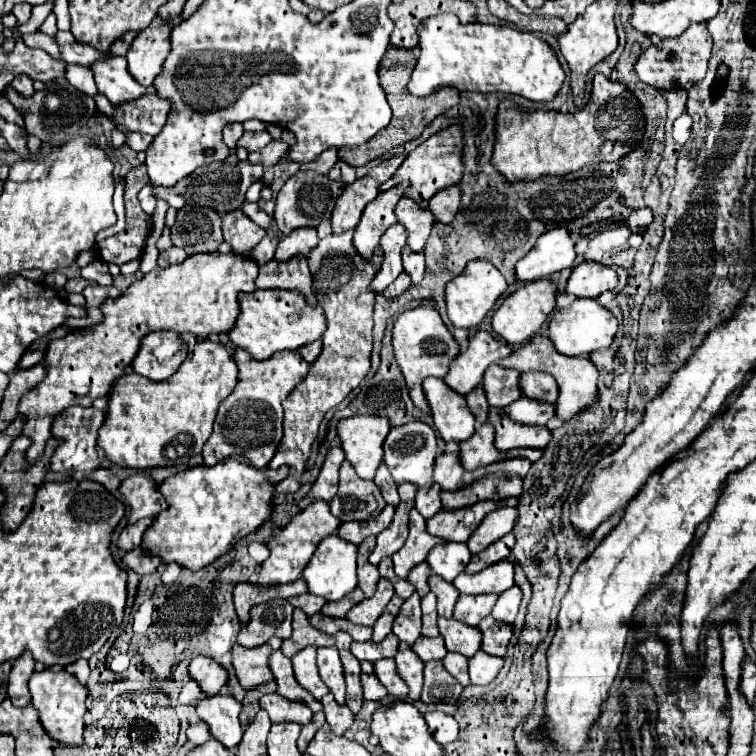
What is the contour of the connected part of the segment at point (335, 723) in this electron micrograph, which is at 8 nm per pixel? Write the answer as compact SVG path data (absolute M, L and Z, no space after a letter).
M330 693L322 697L322 705L324 705L326 721L328 721L328 725L332 727L334 735L344 735L346 729L348 729L348 727L352 725L352 721L354 721L354 713L352 713L346 705L338 705Z

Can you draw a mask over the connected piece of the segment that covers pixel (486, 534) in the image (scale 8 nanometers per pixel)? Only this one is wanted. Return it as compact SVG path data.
M502 507L498 511L492 511L486 519L482 519L478 531L474 531L474 535L468 539L470 551L480 553L500 537L508 535L514 529L516 519L518 511L514 507Z

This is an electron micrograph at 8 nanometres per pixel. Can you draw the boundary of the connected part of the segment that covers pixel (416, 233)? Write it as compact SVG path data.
M404 197L396 207L396 215L398 215L398 221L406 227L408 245L412 247L412 251L422 251L432 231L432 225L436 223L432 211Z

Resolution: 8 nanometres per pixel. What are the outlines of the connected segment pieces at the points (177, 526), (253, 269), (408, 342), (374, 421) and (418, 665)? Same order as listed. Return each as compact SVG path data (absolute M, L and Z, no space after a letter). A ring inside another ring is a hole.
M230 457L212 467L198 465L198 467L192 467L192 469L186 469L182 473L168 477L158 489L166 497L170 507L162 511L154 519L154 523L146 529L146 535L142 539L144 551L148 551L150 555L162 557L166 563L178 563L192 571L208 567L220 555L228 553L238 539L242 539L248 533L258 531L264 523L272 519L272 495L274 495L276 485L286 477L286 473L288 473L288 467L256 469L246 461L238 461Z
M234 251L190 255L180 265L152 269L140 281L134 281L120 299L108 299L100 307L104 313L102 323L90 329L70 331L66 337L50 341L44 357L48 375L20 401L20 413L28 417L22 433L32 439L28 461L34 463L42 455L46 441L52 437L50 427L58 413L70 405L92 405L98 397L108 395L112 383L134 361L146 333L170 329L206 339L208 335L230 331L240 315L238 295L256 289L254 279L258 277L258 269L260 265L252 257L236 255Z
M420 305L416 309L404 311L398 317L398 321L394 323L392 347L394 347L396 361L404 373L404 379L406 379L406 385L408 385L408 391L410 391L414 405L418 409L422 409L424 413L430 413L430 405L428 405L424 391L422 391L422 381L430 375L432 377L444 377L450 371L450 361L460 353L456 339L446 329L442 317L438 315L438 311L434 307Z
M354 415L338 423L338 437L342 439L346 459L362 479L374 479L388 433L390 421L384 415Z
M400 643L398 653L396 653L396 665L398 665L398 673L400 677L406 681L406 685L410 687L408 697L412 701L420 699L420 691L422 691L422 669L424 663L418 659L418 655L410 649L408 643Z

